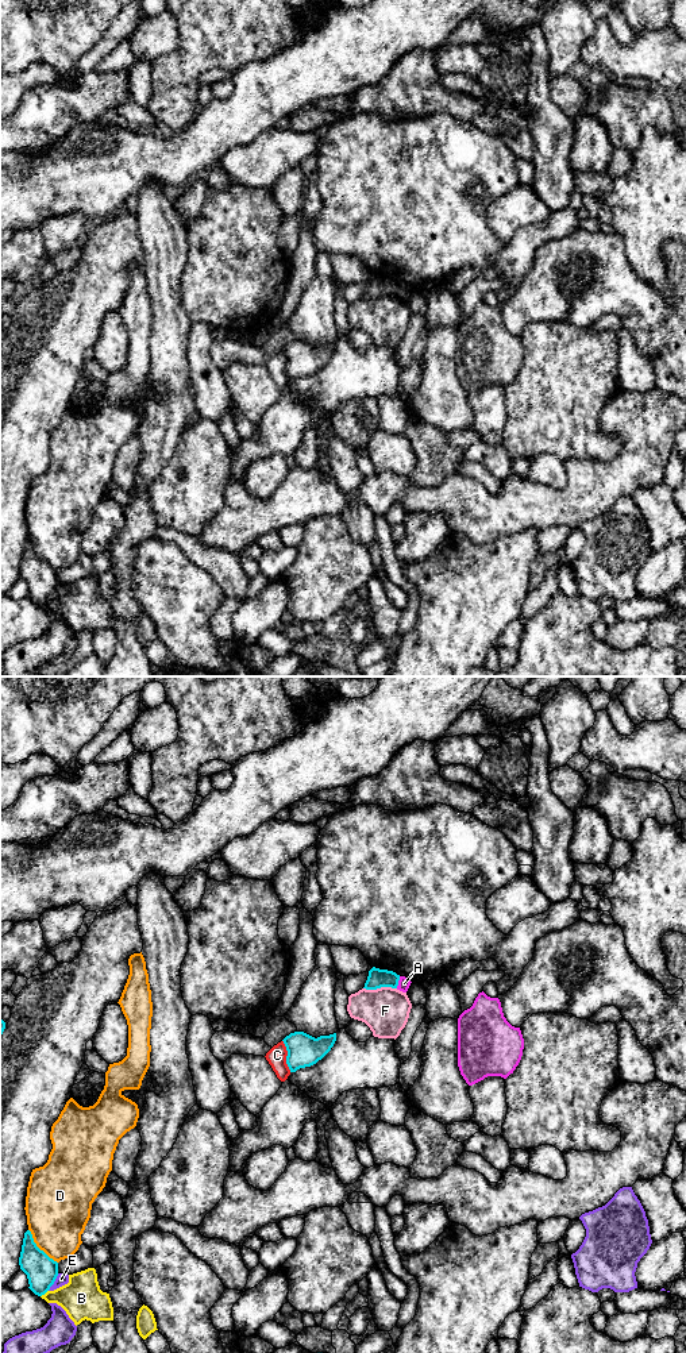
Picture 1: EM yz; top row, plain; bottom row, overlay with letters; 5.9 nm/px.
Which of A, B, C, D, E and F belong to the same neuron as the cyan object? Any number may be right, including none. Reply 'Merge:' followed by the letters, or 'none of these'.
Merge: none of these

